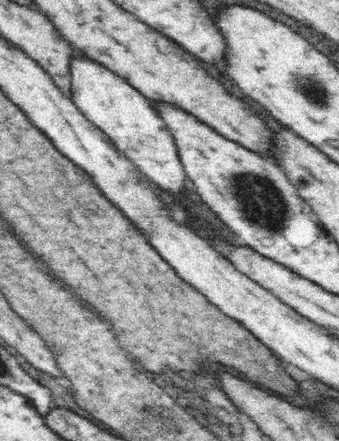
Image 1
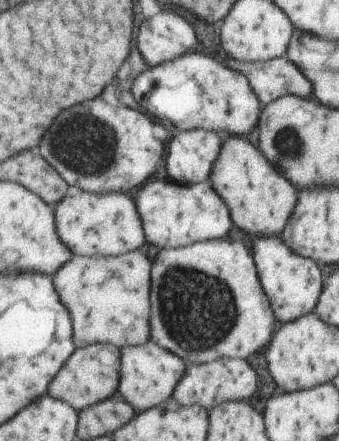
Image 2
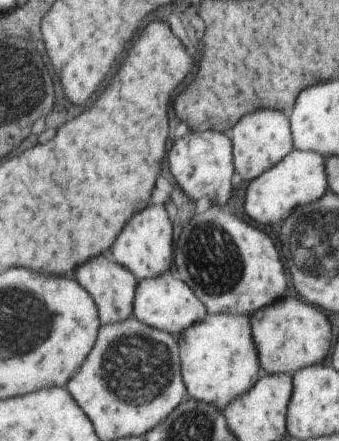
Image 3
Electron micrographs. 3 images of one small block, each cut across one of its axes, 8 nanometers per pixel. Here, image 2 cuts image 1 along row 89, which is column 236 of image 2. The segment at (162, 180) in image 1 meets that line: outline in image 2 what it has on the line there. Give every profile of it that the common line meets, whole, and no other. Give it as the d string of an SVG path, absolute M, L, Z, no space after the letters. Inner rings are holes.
M195 50L159 66L147 66L147 70L133 80L129 92L141 110L147 110L147 114L157 118L157 122L171 122L181 132L207 130L217 132L219 136L255 138L261 116L259 98L249 80L243 74L225 68L215 58L197 54Z

